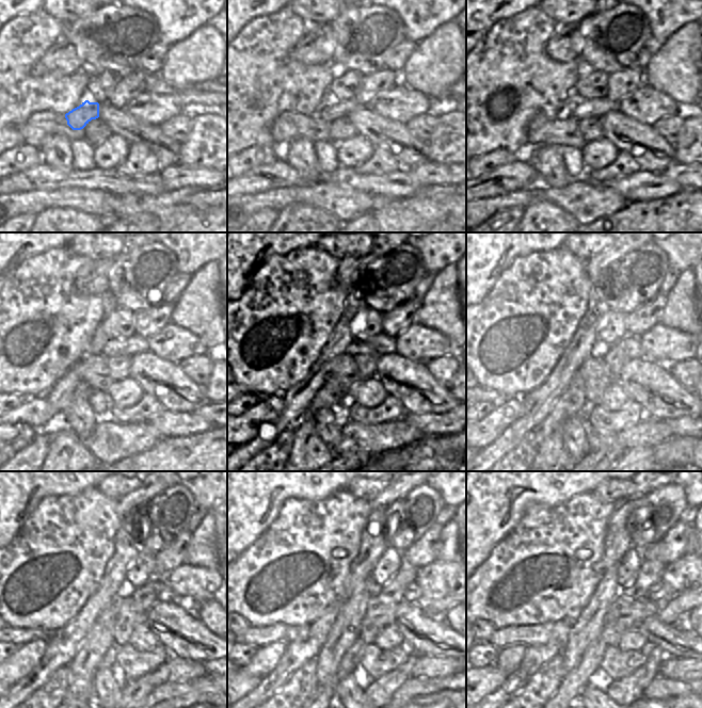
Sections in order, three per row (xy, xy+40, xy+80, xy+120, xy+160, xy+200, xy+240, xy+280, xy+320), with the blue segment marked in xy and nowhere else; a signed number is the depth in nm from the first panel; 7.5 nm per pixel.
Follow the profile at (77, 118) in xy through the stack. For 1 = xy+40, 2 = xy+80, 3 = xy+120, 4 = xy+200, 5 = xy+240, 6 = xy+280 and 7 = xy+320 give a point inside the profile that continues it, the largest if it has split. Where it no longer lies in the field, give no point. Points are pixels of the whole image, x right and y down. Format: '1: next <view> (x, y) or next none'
1: next xy+40 (332, 110)
2: next xy+80 (581, 109)
3: next xy+120 (134, 344)
4: next xy+200 (631, 346)
5: next xy+240 (163, 593)
6: next xy+280 (413, 594)
7: next xy+320 (659, 593)

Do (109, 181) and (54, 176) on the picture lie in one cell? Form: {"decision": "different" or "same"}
{"decision": "same"}

